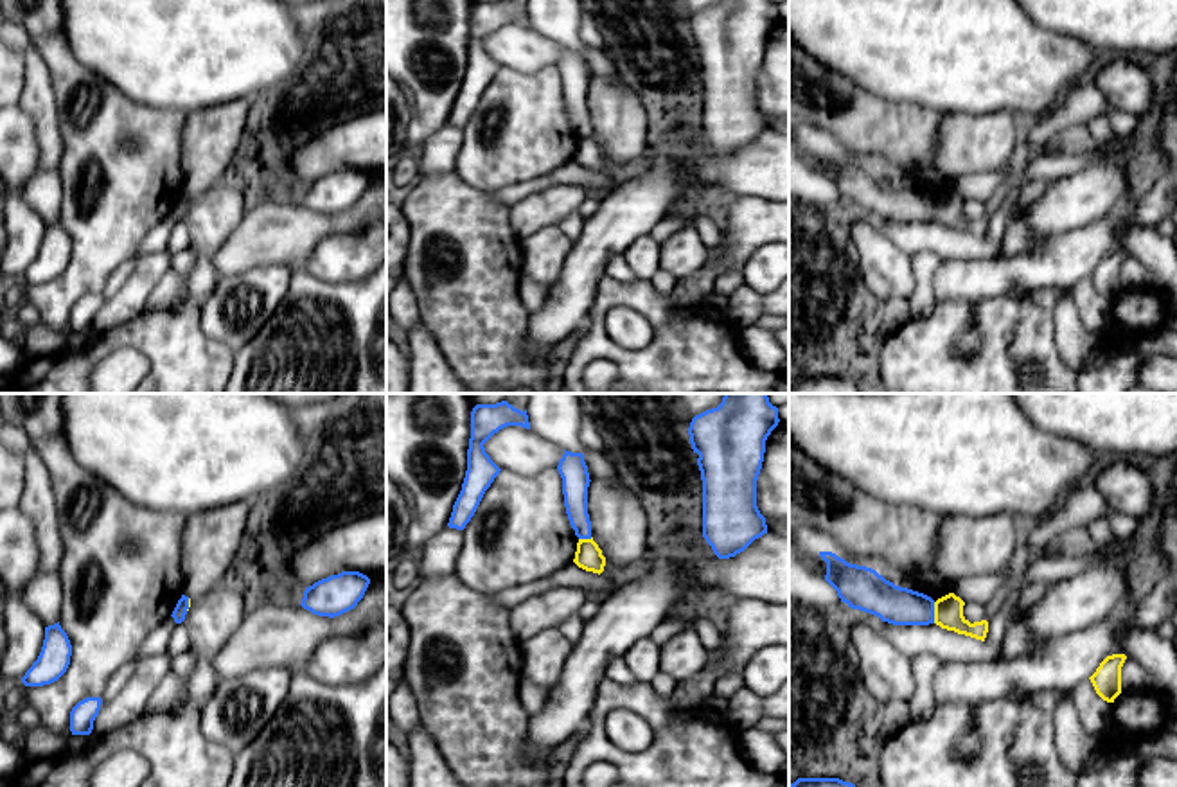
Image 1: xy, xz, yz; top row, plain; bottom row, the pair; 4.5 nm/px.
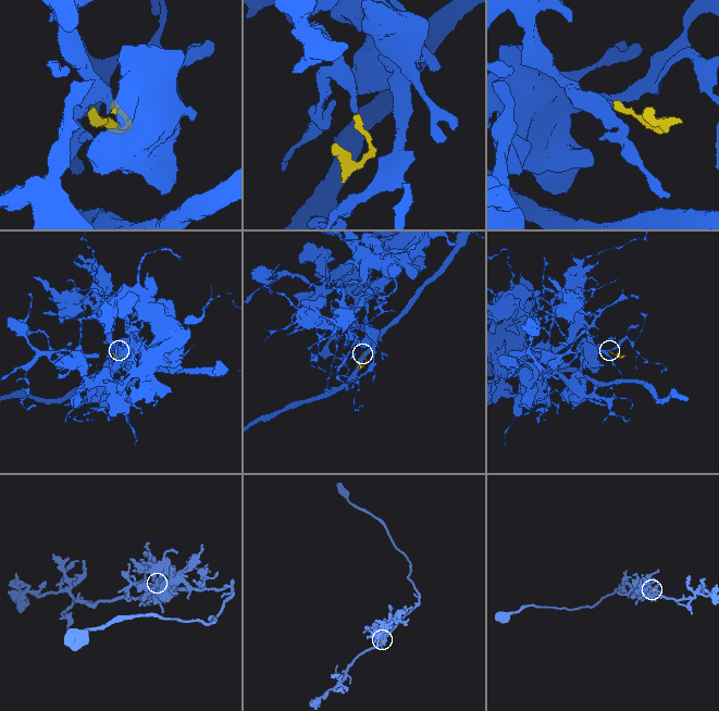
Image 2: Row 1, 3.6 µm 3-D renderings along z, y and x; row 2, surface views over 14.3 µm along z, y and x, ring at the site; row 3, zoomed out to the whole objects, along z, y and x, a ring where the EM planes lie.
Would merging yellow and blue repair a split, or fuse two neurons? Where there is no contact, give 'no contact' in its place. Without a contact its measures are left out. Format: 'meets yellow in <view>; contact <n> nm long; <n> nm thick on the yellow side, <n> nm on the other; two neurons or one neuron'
meets yellow in yz; contact 100 nm long; 130 nm thick on the yellow side, 170 nm on the other; two neurons

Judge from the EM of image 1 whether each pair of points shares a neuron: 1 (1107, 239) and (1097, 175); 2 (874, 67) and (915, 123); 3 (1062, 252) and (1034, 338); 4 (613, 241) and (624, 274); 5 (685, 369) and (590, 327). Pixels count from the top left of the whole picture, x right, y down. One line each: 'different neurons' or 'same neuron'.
1: different neurons
2: different neurons
3: different neurons
4: different neurons
5: same neuron

